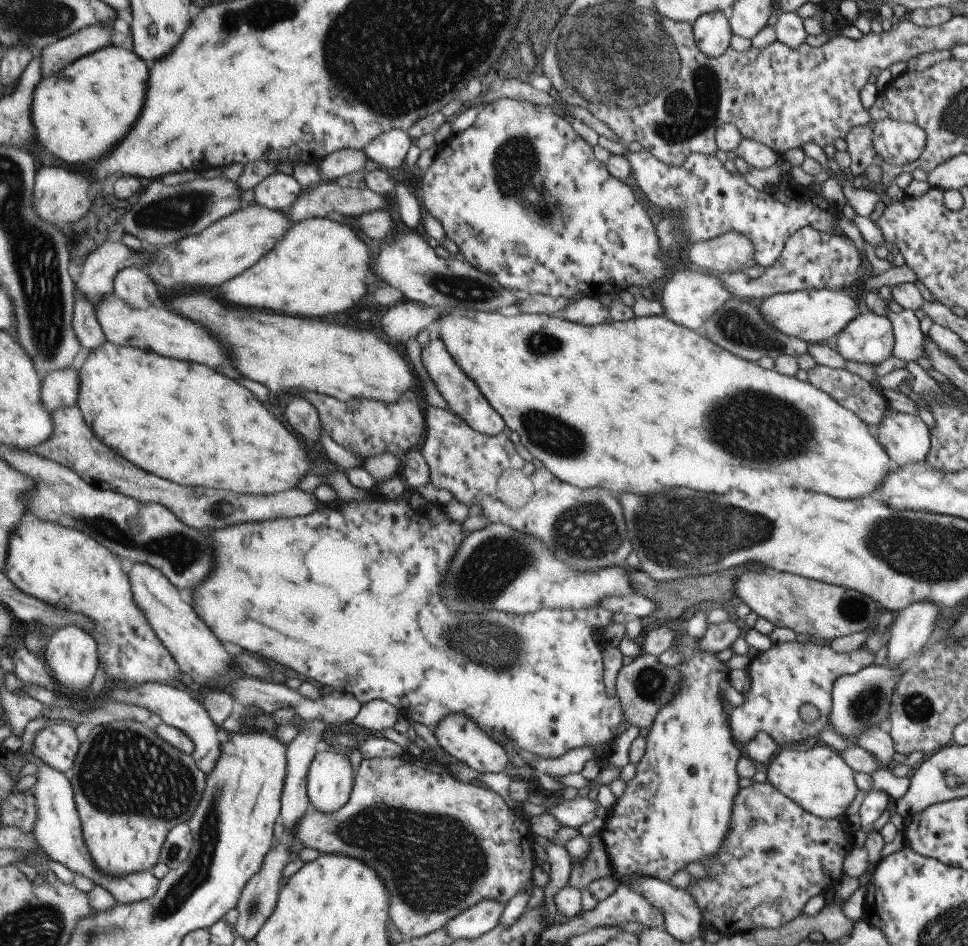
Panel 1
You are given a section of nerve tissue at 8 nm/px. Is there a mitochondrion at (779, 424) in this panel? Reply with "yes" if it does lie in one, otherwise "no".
yes

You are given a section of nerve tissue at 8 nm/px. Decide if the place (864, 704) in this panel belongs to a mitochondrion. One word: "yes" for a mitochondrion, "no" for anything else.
yes

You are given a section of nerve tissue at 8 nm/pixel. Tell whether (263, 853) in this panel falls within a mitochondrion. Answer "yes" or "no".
no

